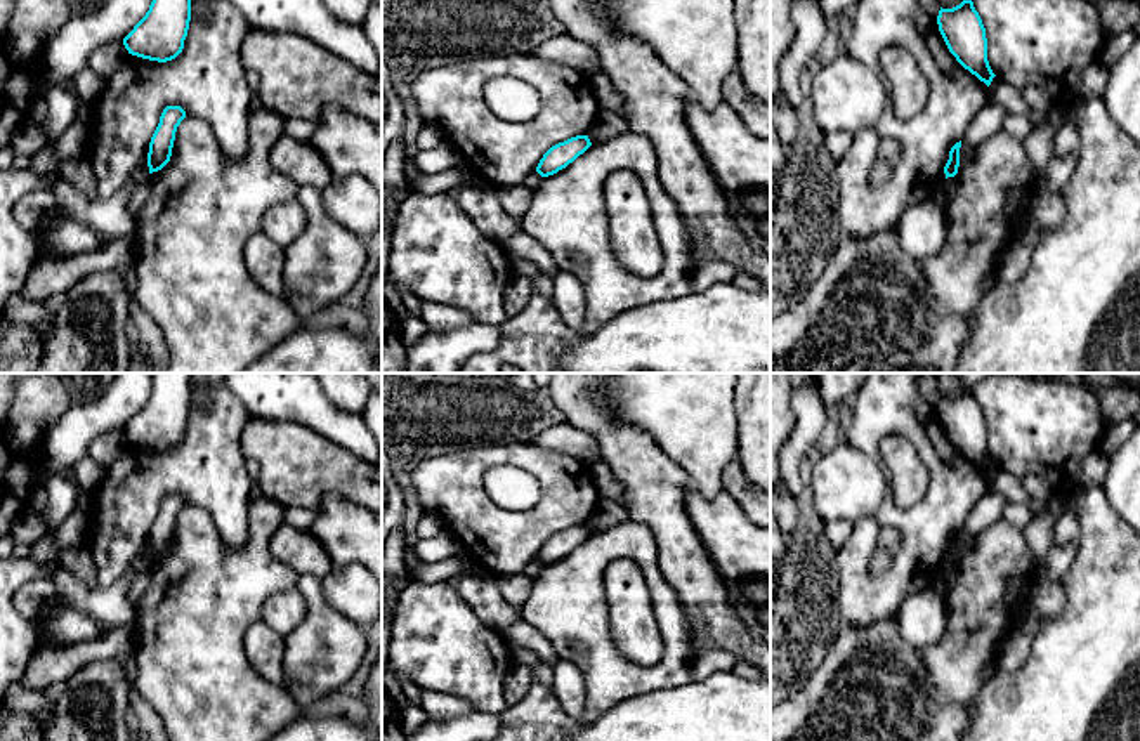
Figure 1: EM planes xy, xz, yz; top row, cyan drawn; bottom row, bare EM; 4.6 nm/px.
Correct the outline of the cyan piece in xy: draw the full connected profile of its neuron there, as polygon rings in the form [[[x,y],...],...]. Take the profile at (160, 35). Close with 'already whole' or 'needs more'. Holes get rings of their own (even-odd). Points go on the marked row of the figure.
[[[153,0],[146,16],[123,38],[128,54],[167,62],[175,59],[187,36],[191,0]]] | already whole

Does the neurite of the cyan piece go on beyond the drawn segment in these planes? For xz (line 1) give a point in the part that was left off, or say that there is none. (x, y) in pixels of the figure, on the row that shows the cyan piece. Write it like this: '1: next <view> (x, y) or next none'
1: next none

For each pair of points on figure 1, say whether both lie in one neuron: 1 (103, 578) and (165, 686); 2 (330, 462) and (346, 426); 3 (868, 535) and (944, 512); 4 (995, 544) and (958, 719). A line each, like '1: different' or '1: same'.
1: different
2: different
3: same
4: different

